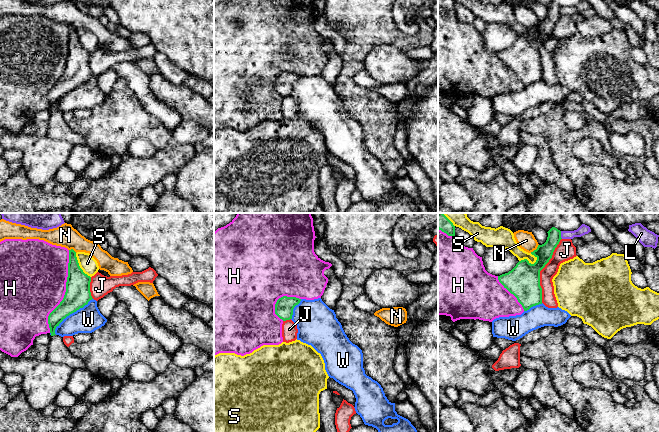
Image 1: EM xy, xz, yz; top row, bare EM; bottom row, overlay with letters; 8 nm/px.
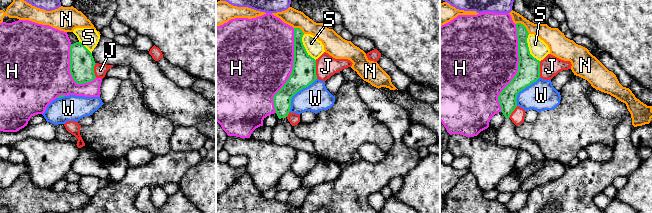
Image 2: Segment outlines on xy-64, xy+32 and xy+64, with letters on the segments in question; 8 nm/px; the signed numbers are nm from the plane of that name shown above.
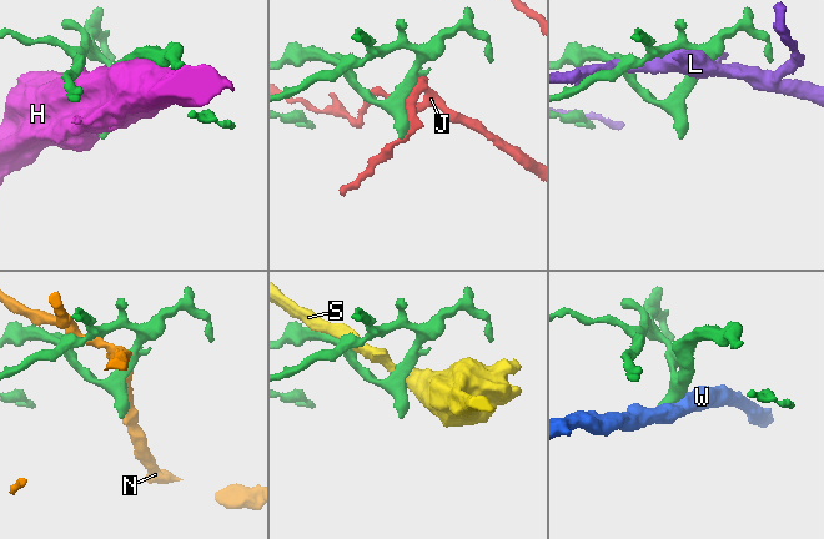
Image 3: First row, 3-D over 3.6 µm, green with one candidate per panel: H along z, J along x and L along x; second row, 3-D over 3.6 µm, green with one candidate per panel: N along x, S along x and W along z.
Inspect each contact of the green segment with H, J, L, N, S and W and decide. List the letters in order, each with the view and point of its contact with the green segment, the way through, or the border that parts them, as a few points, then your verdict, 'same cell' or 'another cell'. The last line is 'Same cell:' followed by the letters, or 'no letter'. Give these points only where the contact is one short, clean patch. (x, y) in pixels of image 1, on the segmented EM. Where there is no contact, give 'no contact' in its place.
H: xy (66, 291) | another cell
J: yz (541, 269) | another cell
L: yz (560, 235) | another cell
N: yz (536, 249) | another cell
S: yz (528, 262) | another cell
W: xy (71, 313) | another cell
Same cell: no letter

